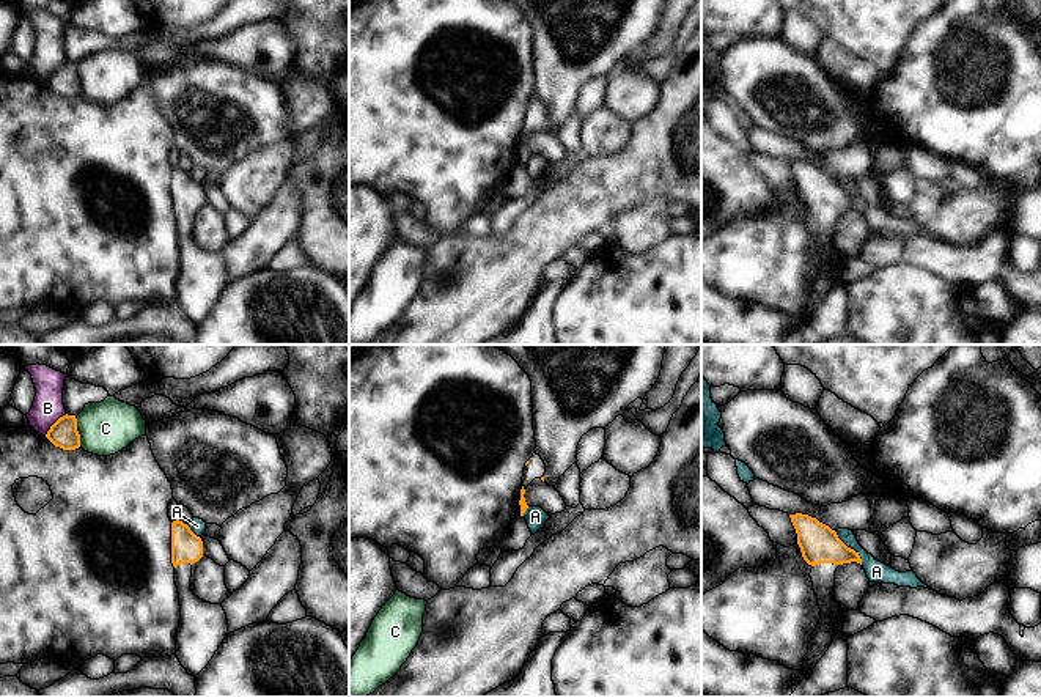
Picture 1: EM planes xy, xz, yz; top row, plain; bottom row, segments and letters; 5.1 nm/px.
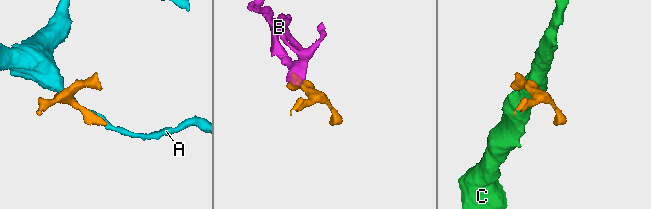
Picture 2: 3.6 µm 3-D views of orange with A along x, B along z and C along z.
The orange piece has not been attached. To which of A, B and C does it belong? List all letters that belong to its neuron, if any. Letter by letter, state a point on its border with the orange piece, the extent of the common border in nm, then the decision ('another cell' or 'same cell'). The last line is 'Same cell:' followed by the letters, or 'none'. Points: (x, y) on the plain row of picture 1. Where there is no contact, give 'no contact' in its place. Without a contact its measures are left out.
A: yz (849, 195) | 220 nm | another cell
B: xy (54, 71) | 160 nm | another cell
C: xy (77, 79) | 160 nm | another cell
Same cell: none

